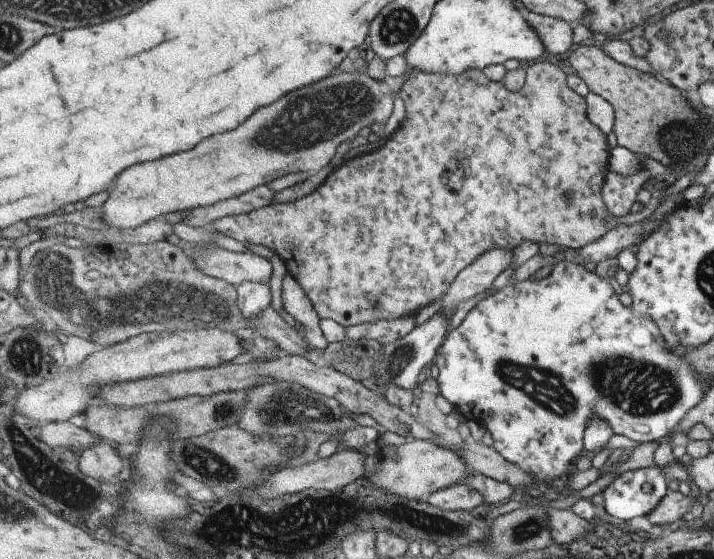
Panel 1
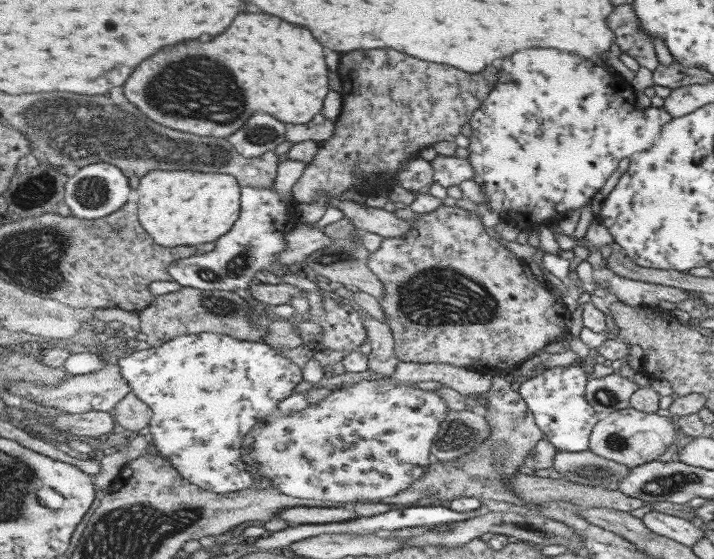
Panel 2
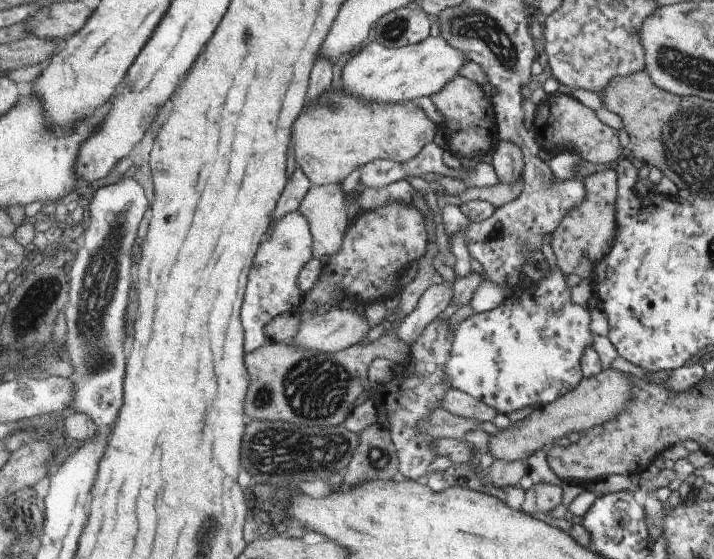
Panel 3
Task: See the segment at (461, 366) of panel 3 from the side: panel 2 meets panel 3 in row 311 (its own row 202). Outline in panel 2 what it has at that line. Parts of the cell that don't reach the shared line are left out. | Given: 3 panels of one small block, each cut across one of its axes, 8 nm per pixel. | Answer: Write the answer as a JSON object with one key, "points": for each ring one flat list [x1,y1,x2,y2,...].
{"points":[[535,48,535,50,523,50,519,54,515,54,513,58,507,58,503,64,503,74,499,78,499,82,494,86,494,90,490,92,490,96,486,98,477,112,474,113,471,125,471,136,469,136,469,161,475,169,475,181,482,185,489,195,489,200,483,204,484,209,489,208,504,221,513,222,517,228,538,229,543,225,556,226,571,208,581,208,589,202,589,198,595,194,595,190,611,176,611,172,617,168,617,162,623,158,634,156,635,153,651,148,653,141,659,137,659,131,665,123,671,121,671,116,662,109,662,107,649,106,648,108,633,108,633,92,631,86,621,76,613,76,605,70,605,66,595,64,595,60,579,58,575,54,567,54,561,50,553,50,553,48]]}

